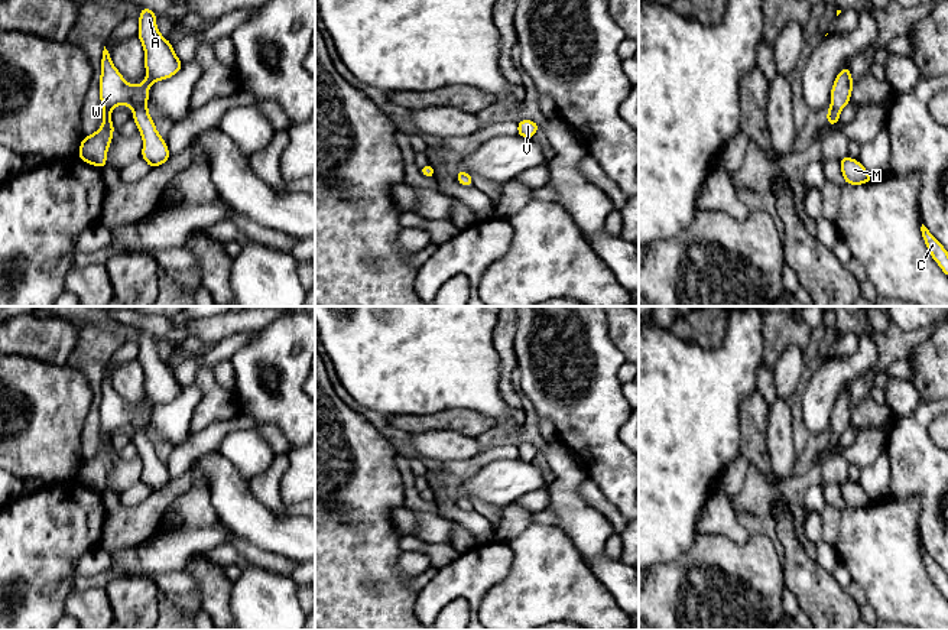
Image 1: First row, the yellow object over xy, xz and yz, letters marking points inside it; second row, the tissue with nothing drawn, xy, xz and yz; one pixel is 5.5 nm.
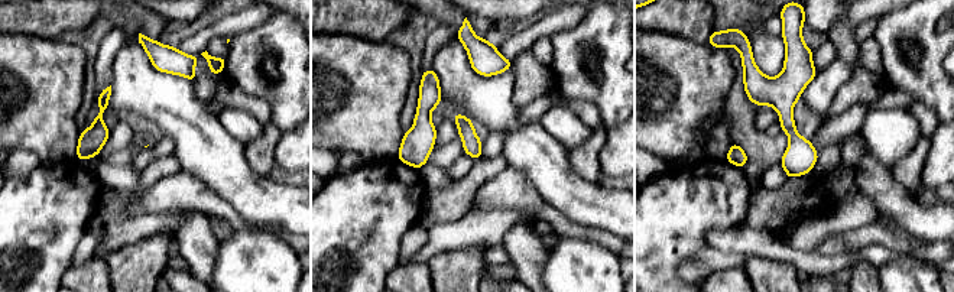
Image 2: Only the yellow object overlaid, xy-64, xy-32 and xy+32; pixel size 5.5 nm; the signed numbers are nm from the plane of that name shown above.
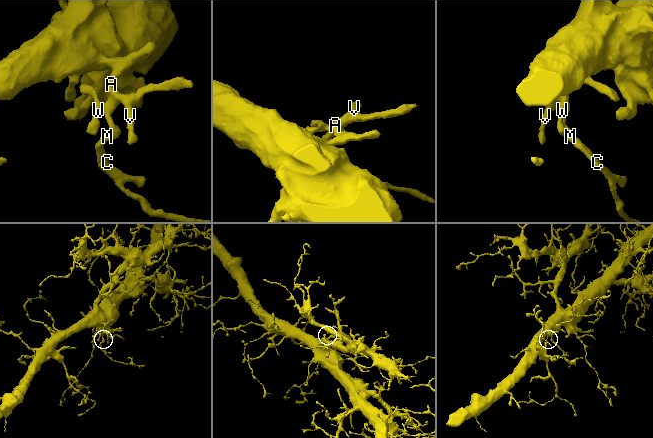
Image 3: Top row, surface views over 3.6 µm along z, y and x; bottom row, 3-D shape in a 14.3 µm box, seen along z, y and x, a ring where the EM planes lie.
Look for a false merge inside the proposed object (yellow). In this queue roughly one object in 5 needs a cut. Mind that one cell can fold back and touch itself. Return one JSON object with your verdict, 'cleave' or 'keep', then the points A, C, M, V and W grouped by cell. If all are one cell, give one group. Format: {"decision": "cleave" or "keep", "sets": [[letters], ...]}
{"decision": "keep", "sets": [["A", "C", "M", "V", "W"]]}

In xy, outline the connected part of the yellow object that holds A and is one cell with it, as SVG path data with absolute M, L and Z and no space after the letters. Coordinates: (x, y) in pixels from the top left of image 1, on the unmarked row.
M142 331L137 360L145 373L146 403L139 409L129 407L113 389L104 370L101 380L100 425L103 448L90 459L84 459L78 481L103 493L107 488L107 474L116 451L111 446L114 431L126 428L133 433L133 444L143 461L142 480L150 493L163 488L172 478L147 435L149 412L153 406L173 400L185 387L175 379L173 368L165 363L156 350L158 338Z

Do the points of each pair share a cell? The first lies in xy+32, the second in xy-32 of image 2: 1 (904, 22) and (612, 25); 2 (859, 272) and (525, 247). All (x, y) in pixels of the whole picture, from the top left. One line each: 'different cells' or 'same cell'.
1: same cell
2: same cell

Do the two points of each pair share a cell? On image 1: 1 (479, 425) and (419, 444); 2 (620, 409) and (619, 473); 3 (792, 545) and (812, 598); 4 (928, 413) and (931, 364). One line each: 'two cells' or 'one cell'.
1: two cells
2: one cell
3: one cell
4: two cells

